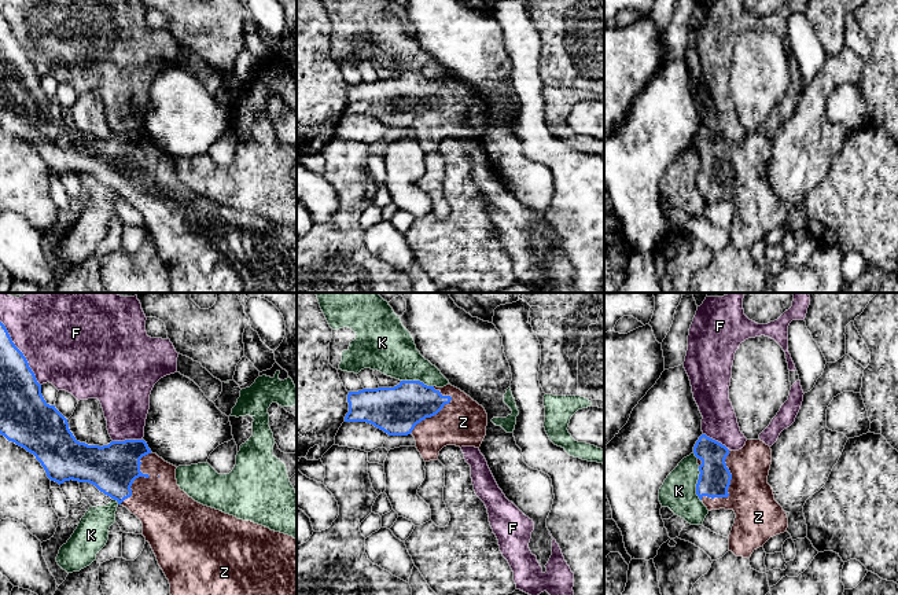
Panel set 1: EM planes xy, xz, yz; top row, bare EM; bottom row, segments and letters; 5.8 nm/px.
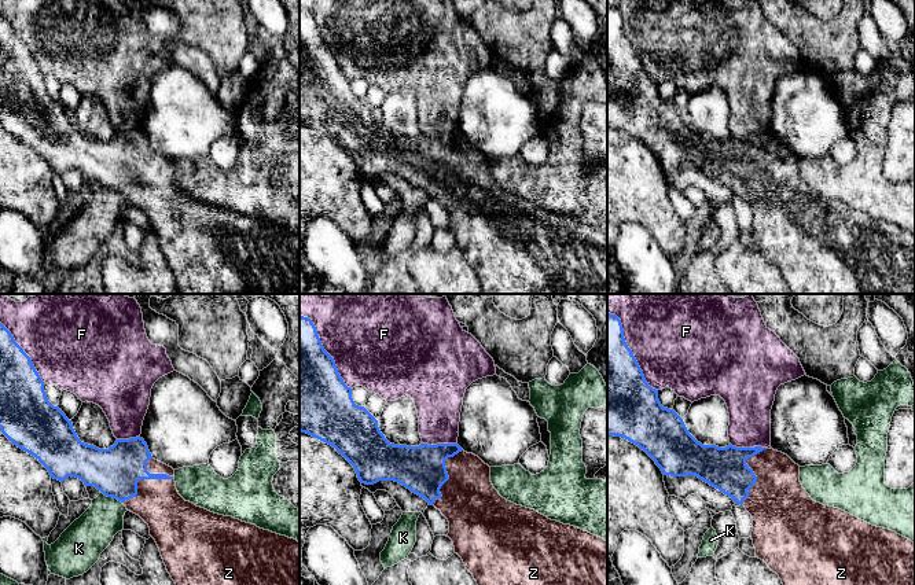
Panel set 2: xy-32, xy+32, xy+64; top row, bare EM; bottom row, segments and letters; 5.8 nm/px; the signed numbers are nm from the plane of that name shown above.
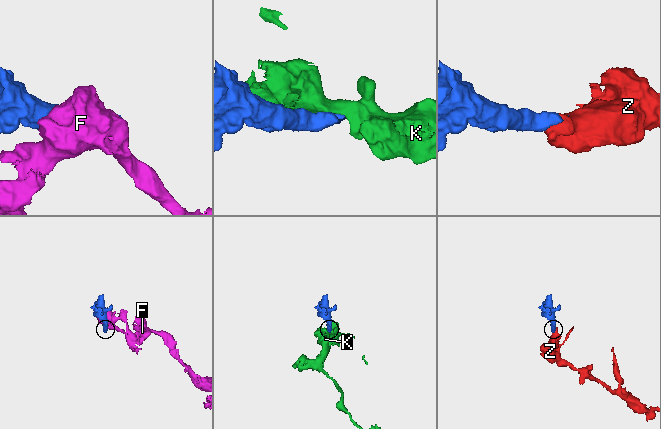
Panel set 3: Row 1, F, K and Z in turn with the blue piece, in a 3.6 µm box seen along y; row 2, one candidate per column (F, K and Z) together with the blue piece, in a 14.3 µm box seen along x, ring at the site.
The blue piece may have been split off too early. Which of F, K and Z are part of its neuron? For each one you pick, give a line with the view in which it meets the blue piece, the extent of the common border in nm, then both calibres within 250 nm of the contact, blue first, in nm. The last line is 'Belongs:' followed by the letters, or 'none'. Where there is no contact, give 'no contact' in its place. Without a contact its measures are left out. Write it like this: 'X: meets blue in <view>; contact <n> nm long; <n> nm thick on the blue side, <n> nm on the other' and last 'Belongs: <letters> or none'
Z: meets blue in xy; contact 360 nm long; 280 nm thick on the blue side, 300 nm on the other
Belongs: Z

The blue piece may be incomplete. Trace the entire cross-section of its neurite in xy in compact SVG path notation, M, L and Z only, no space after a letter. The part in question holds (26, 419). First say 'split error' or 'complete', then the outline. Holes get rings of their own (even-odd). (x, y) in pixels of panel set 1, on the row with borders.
split error | M1 322L0 434L33 453L51 481L59 485L70 480L89 482L135 514L169 580L170 595L297 595L297 539L195 502L177 485L177 467L152 453L144 440L111 441L103 447L77 441L67 419L44 400L41 385Z

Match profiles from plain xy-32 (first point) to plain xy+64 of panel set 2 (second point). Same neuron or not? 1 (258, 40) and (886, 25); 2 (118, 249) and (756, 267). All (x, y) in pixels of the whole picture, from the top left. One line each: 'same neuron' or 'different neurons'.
1: different neurons
2: different neurons

